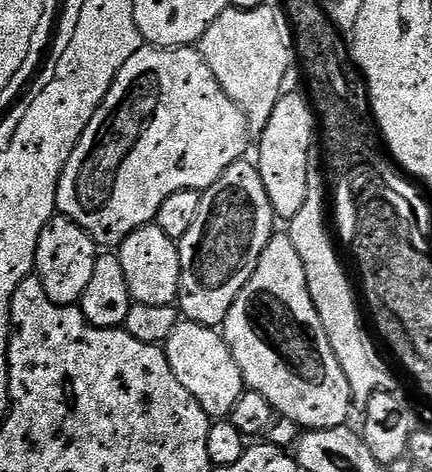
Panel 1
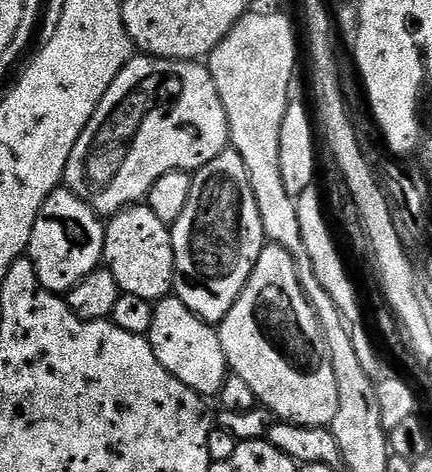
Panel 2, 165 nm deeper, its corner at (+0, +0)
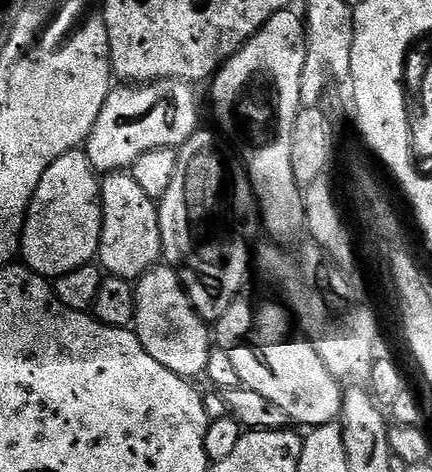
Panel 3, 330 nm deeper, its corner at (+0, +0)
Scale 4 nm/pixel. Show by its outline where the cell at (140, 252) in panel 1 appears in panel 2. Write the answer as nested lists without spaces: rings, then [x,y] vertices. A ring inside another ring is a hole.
[[[137,202],[127,208],[123,208],[120,212],[117,212],[115,216],[111,217],[107,221],[104,230],[104,258],[102,261],[103,267],[108,269],[110,274],[114,274],[114,282],[118,282],[121,293],[134,294],[134,298],[146,298],[150,301],[158,301],[164,299],[173,291],[172,279],[176,276],[176,267],[174,266],[174,246],[172,245],[172,229],[169,225],[162,222],[162,218],[158,218],[158,214],[154,214],[154,210],[148,208],[147,203]]]

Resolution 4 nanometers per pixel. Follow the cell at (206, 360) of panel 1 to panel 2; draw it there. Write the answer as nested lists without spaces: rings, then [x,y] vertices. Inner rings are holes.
[[[169,294],[164,299],[155,301],[152,310],[152,325],[146,339],[160,365],[171,376],[178,378],[178,382],[182,382],[201,397],[215,397],[223,386],[224,379],[230,375],[219,331],[193,314],[175,294]]]

